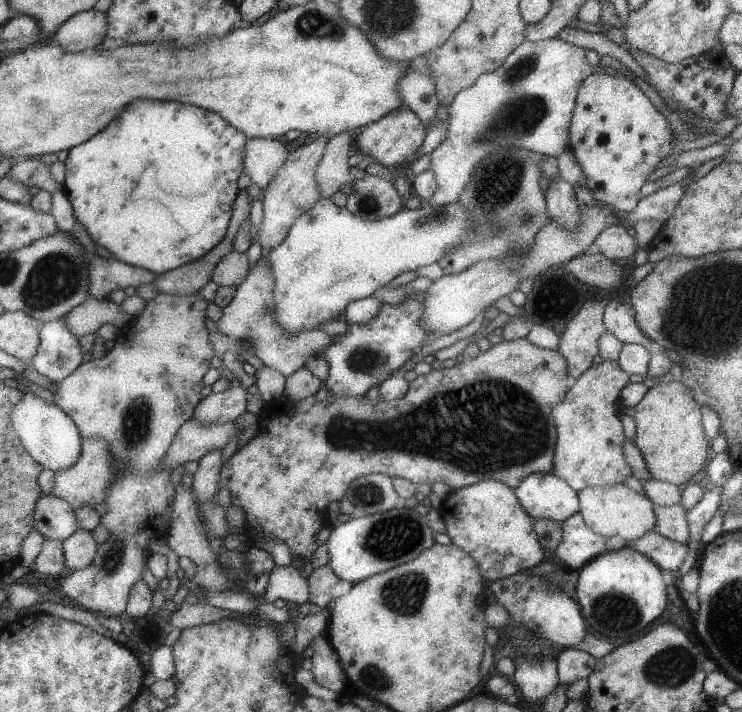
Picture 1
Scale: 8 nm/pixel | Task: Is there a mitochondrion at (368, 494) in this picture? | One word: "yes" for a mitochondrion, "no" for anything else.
yes

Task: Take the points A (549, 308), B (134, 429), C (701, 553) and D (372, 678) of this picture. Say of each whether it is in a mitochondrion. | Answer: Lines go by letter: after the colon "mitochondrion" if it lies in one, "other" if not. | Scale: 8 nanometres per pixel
A: other
B: mitochondrion
C: other
D: mitochondrion

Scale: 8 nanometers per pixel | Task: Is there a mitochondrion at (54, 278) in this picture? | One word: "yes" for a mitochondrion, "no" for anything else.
yes

